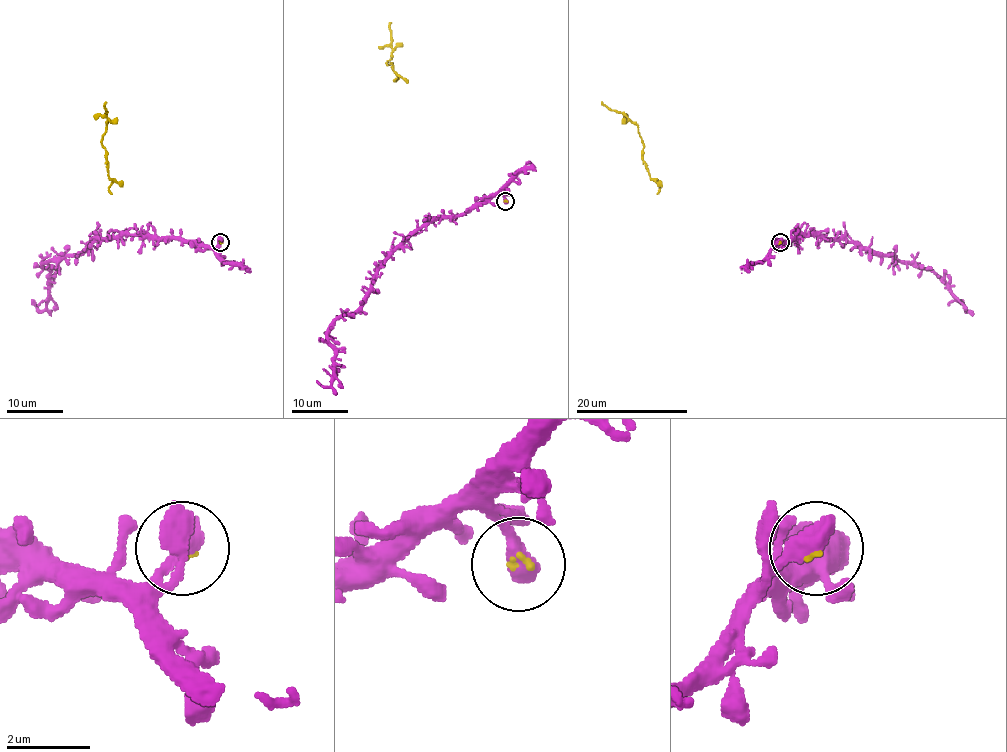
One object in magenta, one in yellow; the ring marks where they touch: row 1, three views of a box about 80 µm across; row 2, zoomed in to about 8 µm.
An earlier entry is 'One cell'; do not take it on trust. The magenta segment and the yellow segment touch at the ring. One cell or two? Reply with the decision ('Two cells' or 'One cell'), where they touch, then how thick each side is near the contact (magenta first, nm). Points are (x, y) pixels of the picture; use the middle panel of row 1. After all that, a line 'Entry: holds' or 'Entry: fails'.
One cell. Place: (505, 201). Thickness 600 nm (magenta) against 90 nm
Entry: holds

